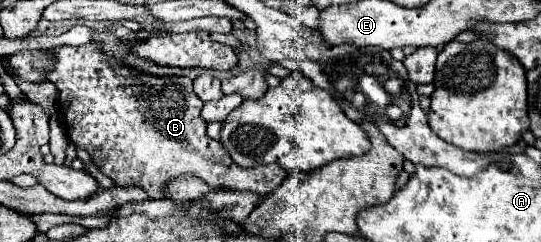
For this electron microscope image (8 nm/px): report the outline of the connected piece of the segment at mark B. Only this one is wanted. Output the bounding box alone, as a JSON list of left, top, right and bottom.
[47,42,287,198]

